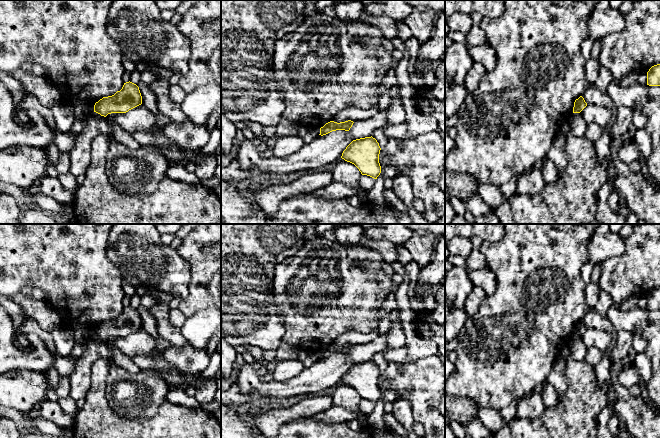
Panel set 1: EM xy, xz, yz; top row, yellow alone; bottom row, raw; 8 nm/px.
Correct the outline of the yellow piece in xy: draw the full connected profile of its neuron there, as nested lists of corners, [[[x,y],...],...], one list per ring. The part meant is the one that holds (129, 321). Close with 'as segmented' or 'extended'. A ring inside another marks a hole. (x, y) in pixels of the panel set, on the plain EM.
[[[124,307],[122,313],[114,319],[103,321],[94,329],[94,336],[106,341],[111,337],[126,337],[142,328],[139,311],[132,307]]] | as segmented

